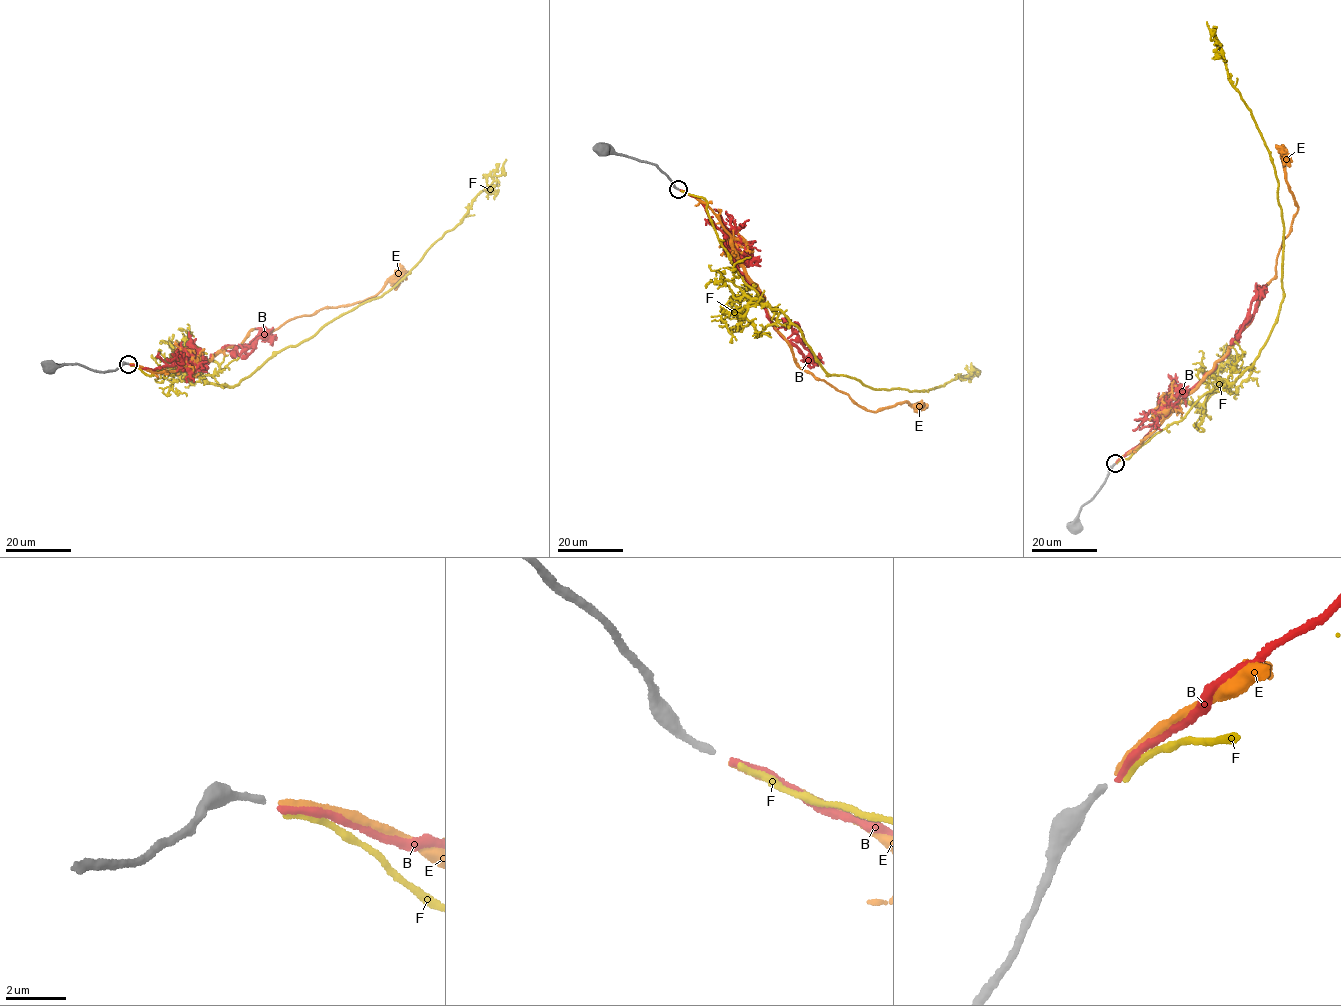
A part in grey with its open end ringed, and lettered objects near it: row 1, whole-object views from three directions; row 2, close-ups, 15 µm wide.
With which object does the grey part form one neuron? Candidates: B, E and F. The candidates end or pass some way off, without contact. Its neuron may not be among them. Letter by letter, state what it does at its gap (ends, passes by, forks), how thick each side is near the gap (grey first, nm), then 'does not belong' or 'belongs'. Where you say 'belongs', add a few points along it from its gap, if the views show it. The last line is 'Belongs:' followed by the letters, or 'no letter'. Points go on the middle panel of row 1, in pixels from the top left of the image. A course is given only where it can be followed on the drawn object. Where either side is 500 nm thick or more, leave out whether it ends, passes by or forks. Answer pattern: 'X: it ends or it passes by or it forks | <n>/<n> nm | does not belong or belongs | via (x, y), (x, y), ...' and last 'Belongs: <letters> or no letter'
B: it ends | 240/220 nm | belongs | via (680, 190), (699, 198), (723, 231), (740, 271), (760, 291), (776, 330), (805, 357), (824, 363)
E: it ends | 240/220 nm | does not belong
F: it ends | 240/180 nm | does not belong
Belongs: B

